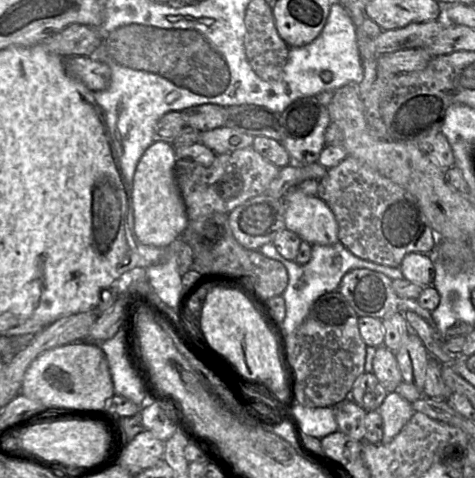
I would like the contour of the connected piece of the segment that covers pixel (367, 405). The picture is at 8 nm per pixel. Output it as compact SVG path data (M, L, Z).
M372 373L361 374L354 382L349 398L366 412L376 411L383 403L387 391Z

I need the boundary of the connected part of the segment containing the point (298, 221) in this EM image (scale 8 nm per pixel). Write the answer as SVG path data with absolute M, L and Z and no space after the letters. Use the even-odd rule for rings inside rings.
M298 188L289 190L282 199L285 204L285 227L311 245L333 245L338 242L338 225L329 206L317 195L310 196Z

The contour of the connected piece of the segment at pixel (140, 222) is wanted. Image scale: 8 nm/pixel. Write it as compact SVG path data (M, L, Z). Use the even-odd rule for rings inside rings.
M154 141L140 157L132 180L134 233L148 246L164 248L180 237L188 225L185 204L175 179L175 149L172 144Z

